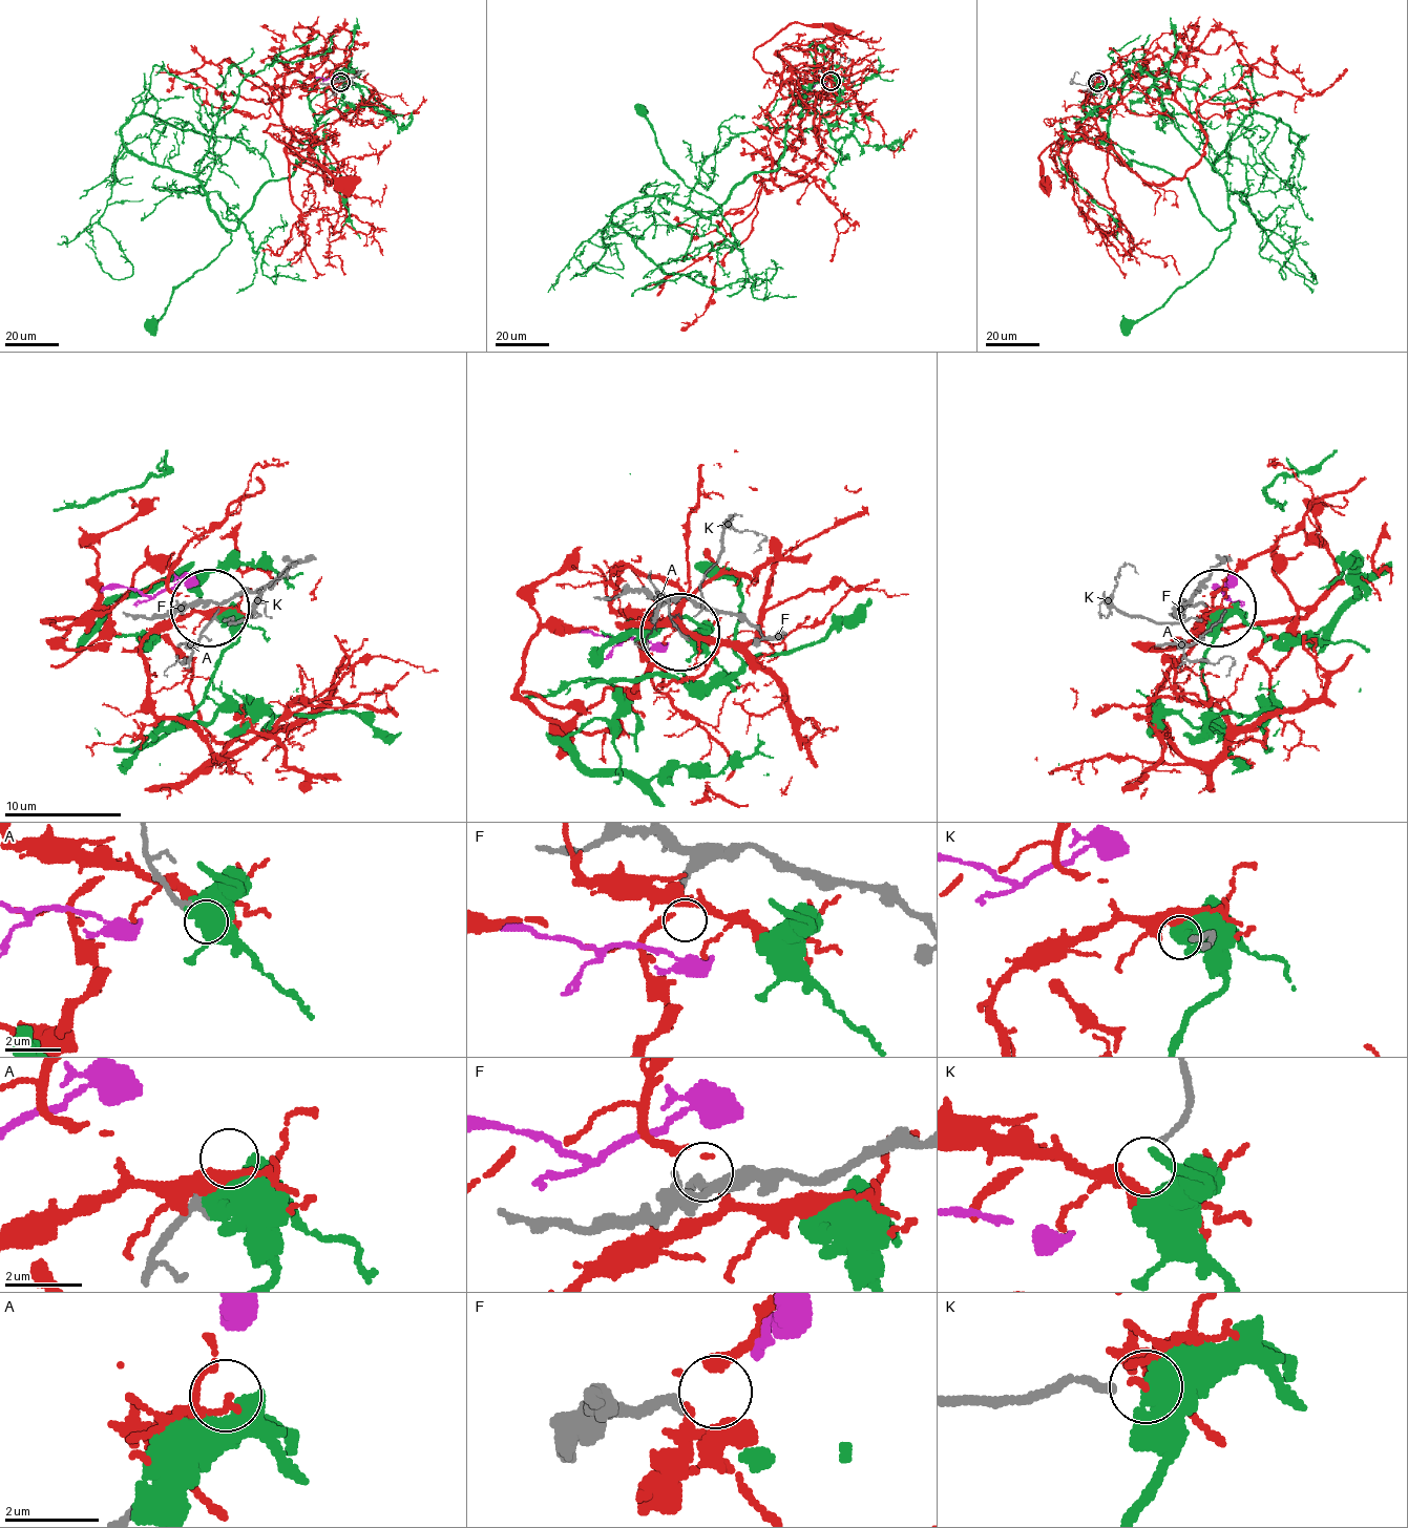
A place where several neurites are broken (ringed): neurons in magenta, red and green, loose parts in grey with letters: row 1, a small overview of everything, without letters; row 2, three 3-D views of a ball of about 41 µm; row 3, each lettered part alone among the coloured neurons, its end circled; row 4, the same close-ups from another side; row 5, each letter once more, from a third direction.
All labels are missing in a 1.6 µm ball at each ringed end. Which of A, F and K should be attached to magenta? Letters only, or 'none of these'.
none of these

